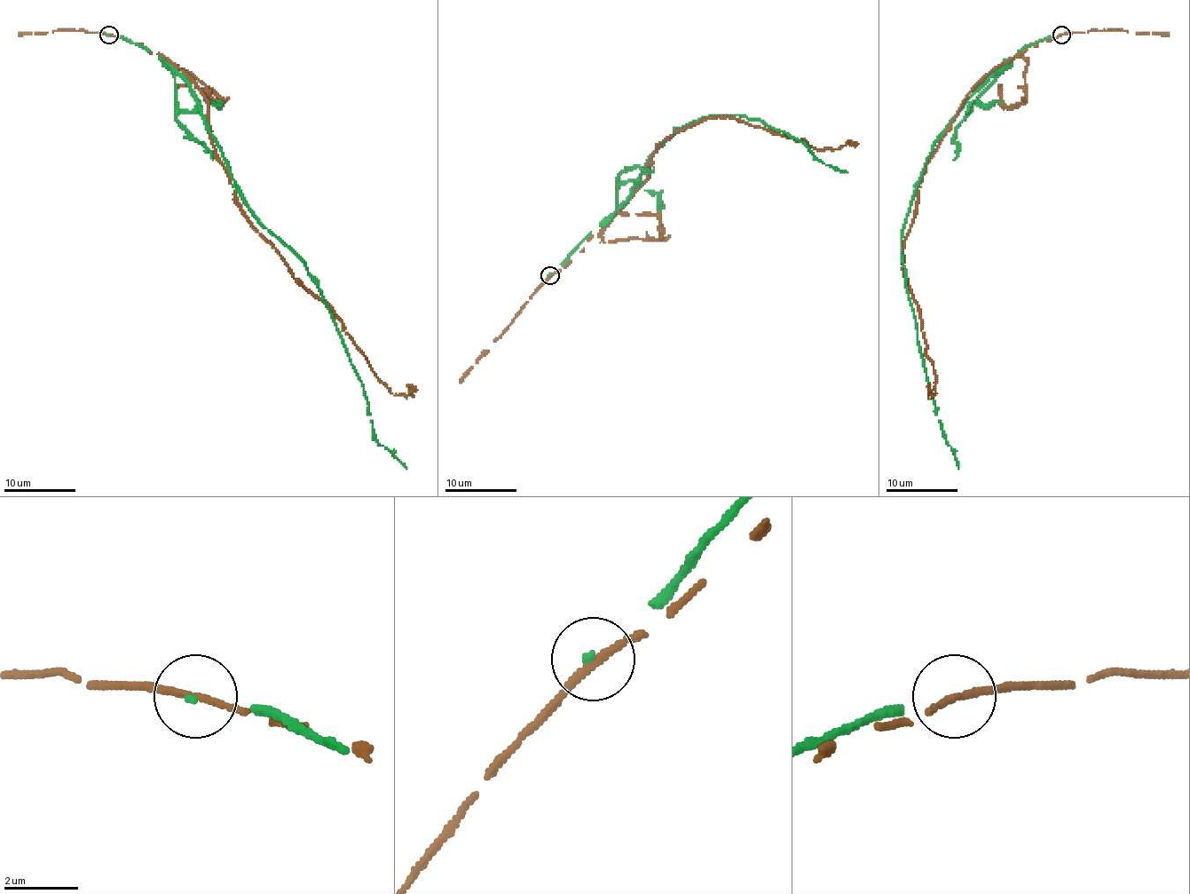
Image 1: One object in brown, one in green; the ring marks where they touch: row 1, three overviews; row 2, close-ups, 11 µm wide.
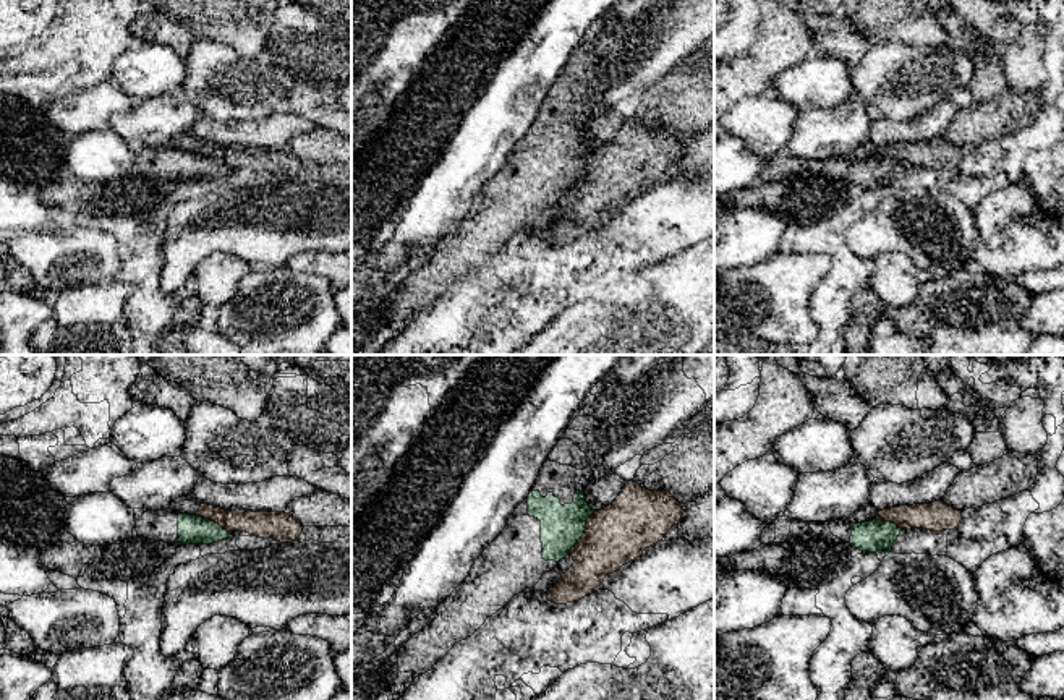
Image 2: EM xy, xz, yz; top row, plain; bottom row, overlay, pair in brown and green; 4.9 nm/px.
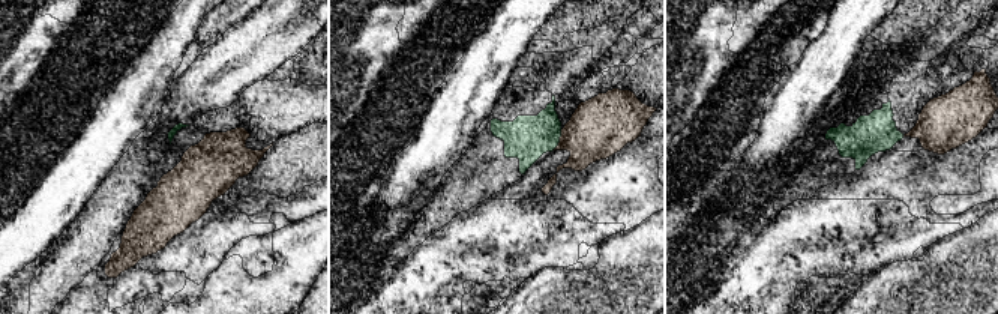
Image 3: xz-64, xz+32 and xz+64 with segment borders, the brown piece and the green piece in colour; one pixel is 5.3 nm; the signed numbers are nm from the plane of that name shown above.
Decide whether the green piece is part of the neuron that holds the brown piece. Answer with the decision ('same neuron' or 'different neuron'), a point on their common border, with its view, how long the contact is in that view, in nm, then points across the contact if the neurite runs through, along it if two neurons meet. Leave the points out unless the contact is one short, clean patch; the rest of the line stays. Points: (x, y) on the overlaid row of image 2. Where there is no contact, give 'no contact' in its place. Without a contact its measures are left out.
different neuron; meets brown in xz at (585, 532); contact 260 nm long; border along xz (596, 511), (587, 520), (585, 533), (567, 553)

